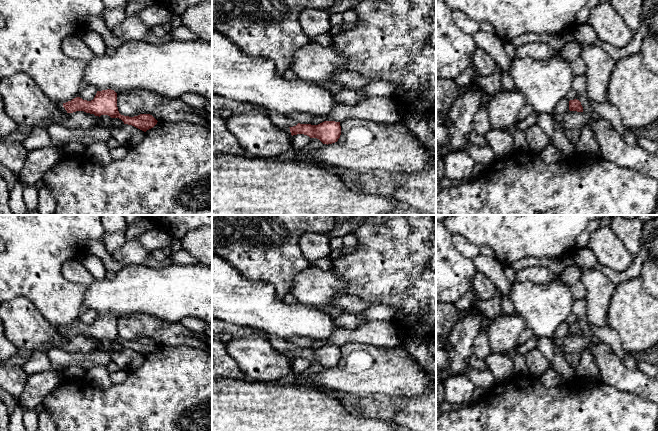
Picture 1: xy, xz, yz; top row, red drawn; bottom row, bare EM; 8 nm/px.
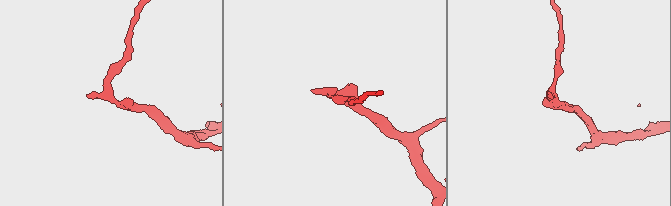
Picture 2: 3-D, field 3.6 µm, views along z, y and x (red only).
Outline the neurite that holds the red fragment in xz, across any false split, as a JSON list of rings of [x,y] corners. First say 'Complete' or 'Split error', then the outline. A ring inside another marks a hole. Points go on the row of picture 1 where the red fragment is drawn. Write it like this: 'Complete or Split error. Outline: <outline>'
Split error. Outline: [[[212,95],[212,109],[229,110],[232,113],[245,113],[256,110],[268,115],[271,122],[280,128],[289,127],[291,135],[304,134],[310,138],[317,138],[323,144],[332,144],[338,141],[341,135],[340,122],[324,121],[318,125],[300,124],[287,115],[269,110],[264,106],[249,102],[239,102],[219,95]]]

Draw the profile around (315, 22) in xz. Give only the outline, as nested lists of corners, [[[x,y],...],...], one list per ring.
[[[305,9],[299,17],[304,33],[309,38],[329,32],[332,28],[330,15],[325,9]]]

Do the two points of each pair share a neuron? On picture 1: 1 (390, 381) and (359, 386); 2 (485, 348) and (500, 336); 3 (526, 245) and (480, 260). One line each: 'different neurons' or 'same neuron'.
1: same neuron
2: different neurons
3: different neurons

